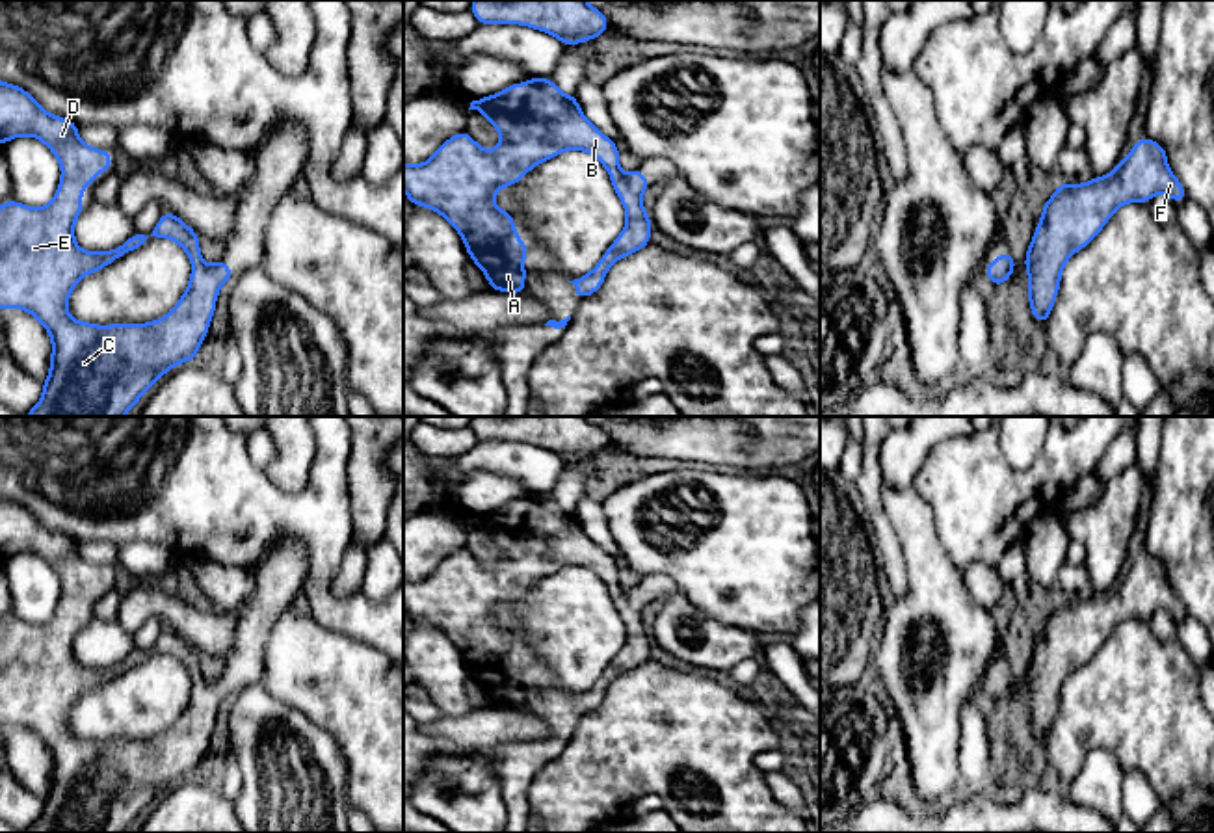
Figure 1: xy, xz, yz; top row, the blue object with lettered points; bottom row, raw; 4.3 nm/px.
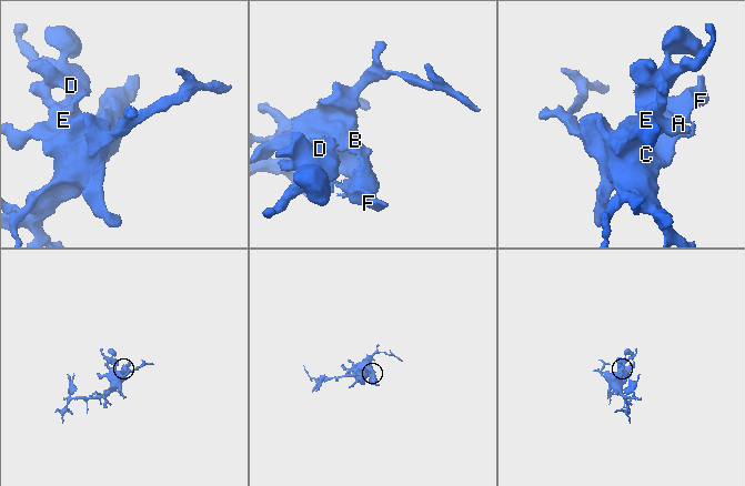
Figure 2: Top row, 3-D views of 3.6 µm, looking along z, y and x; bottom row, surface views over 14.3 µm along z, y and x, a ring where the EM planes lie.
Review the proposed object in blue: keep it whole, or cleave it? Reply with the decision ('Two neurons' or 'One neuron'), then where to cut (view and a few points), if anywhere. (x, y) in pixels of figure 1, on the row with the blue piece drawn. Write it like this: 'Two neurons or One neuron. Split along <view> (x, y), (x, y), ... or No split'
One neuron. No split

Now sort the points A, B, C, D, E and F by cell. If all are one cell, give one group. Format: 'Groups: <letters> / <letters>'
Groups: A B C D E F

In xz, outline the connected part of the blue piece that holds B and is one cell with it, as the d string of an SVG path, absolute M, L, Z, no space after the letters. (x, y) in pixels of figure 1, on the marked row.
M535 76L472 100L468 110L483 113L502 136L502 143L495 151L485 151L463 130L444 141L428 162L418 165L403 162L403 192L409 205L428 206L450 221L461 234L470 260L487 275L491 290L524 296L528 247L515 232L513 214L495 206L493 197L502 186L517 184L537 164L571 149L589 152L608 169L612 186L627 210L625 229L599 264L587 275L569 281L576 286L576 298L584 299L595 294L612 264L651 244L653 221L641 205L641 195L651 182L643 177L641 167L630 175L621 173L619 147L584 117L576 95L567 97L550 78Z

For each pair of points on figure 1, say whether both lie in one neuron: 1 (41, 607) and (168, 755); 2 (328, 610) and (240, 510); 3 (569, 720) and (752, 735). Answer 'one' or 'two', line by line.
1: two
2: one
3: two

